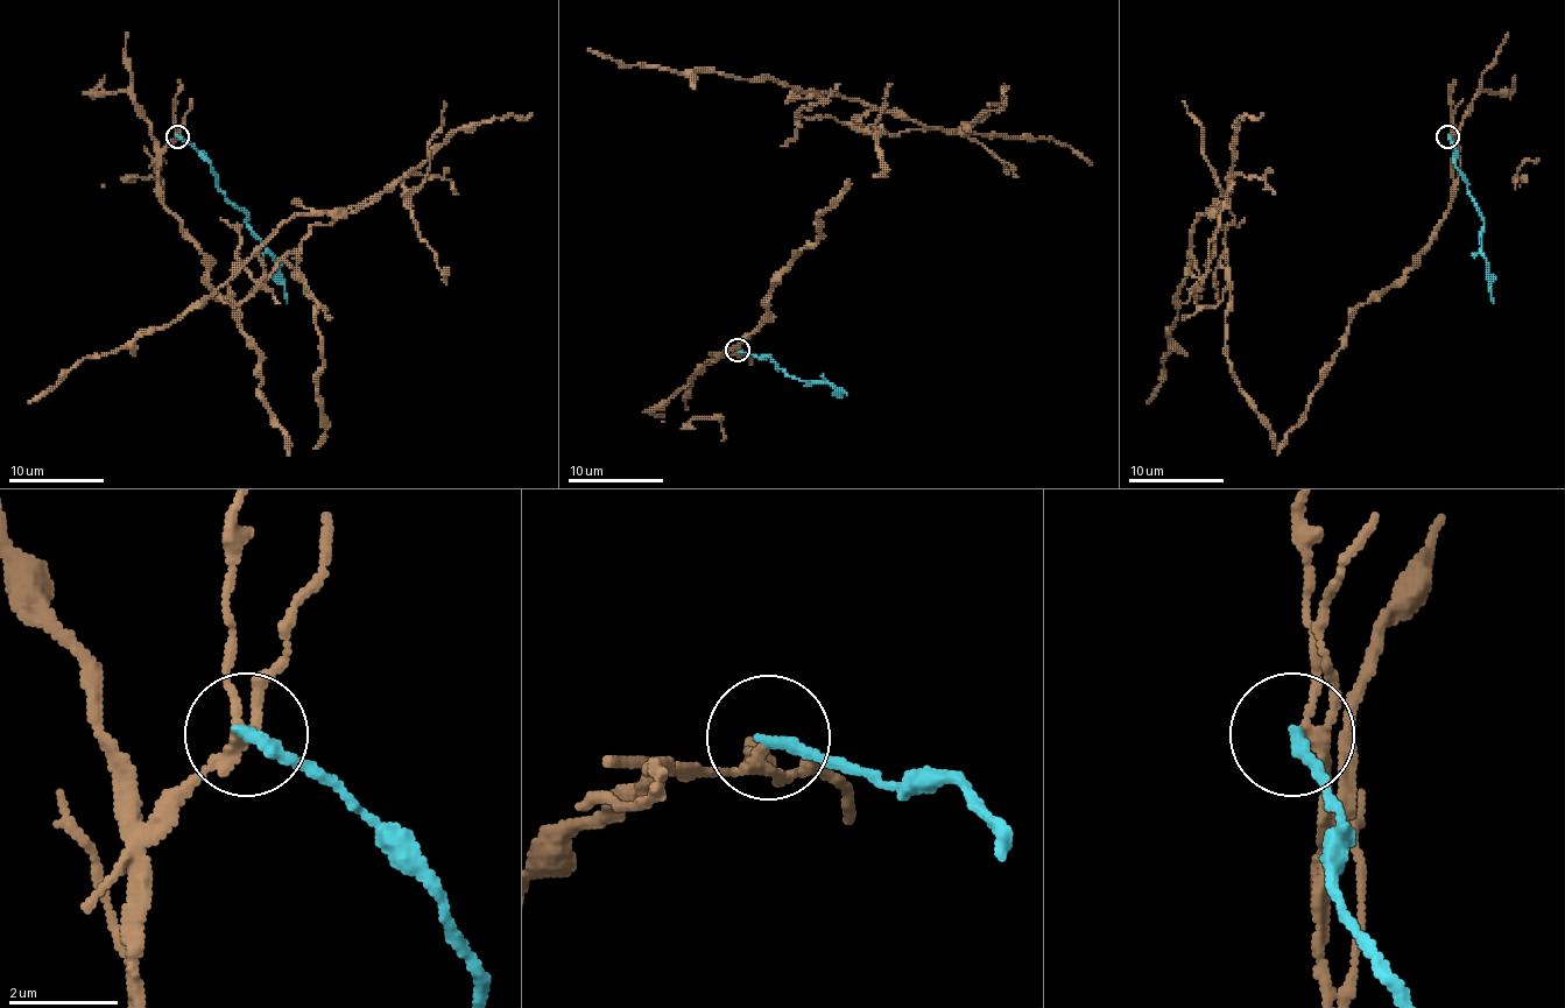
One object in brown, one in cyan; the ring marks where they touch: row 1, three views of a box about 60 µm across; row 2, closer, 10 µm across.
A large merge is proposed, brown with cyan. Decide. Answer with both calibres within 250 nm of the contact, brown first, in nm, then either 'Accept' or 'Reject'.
Thickness 160 nm (brown) against 240 nm. Reject

